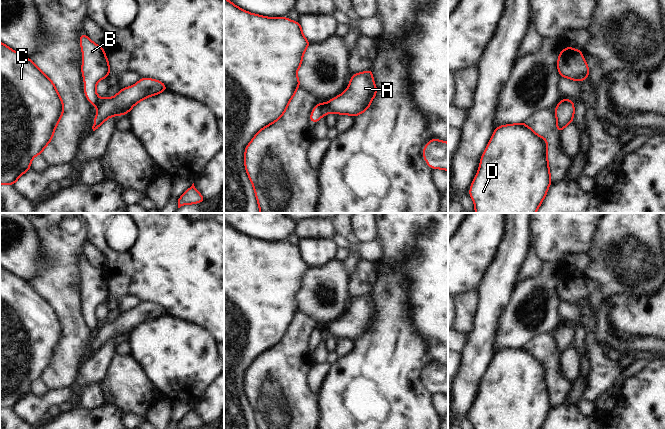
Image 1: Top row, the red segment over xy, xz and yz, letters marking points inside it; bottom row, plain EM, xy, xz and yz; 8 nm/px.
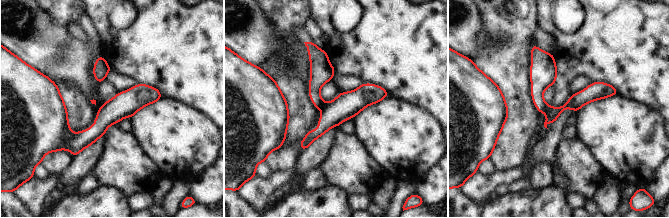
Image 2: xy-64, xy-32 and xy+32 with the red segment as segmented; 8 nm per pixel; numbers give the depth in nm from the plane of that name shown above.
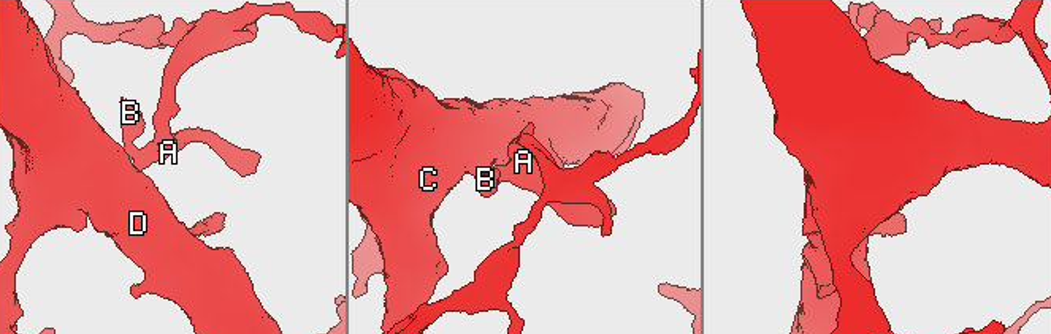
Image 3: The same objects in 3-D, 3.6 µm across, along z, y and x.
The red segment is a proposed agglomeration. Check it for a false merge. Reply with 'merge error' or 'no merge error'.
merge error

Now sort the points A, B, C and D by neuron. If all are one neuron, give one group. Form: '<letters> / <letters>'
A C D / B

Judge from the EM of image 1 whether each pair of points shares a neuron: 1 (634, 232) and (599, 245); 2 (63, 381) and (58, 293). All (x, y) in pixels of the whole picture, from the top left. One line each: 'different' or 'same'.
1: same
2: same

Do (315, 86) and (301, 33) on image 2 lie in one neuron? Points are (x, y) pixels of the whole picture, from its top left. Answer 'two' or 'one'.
one

